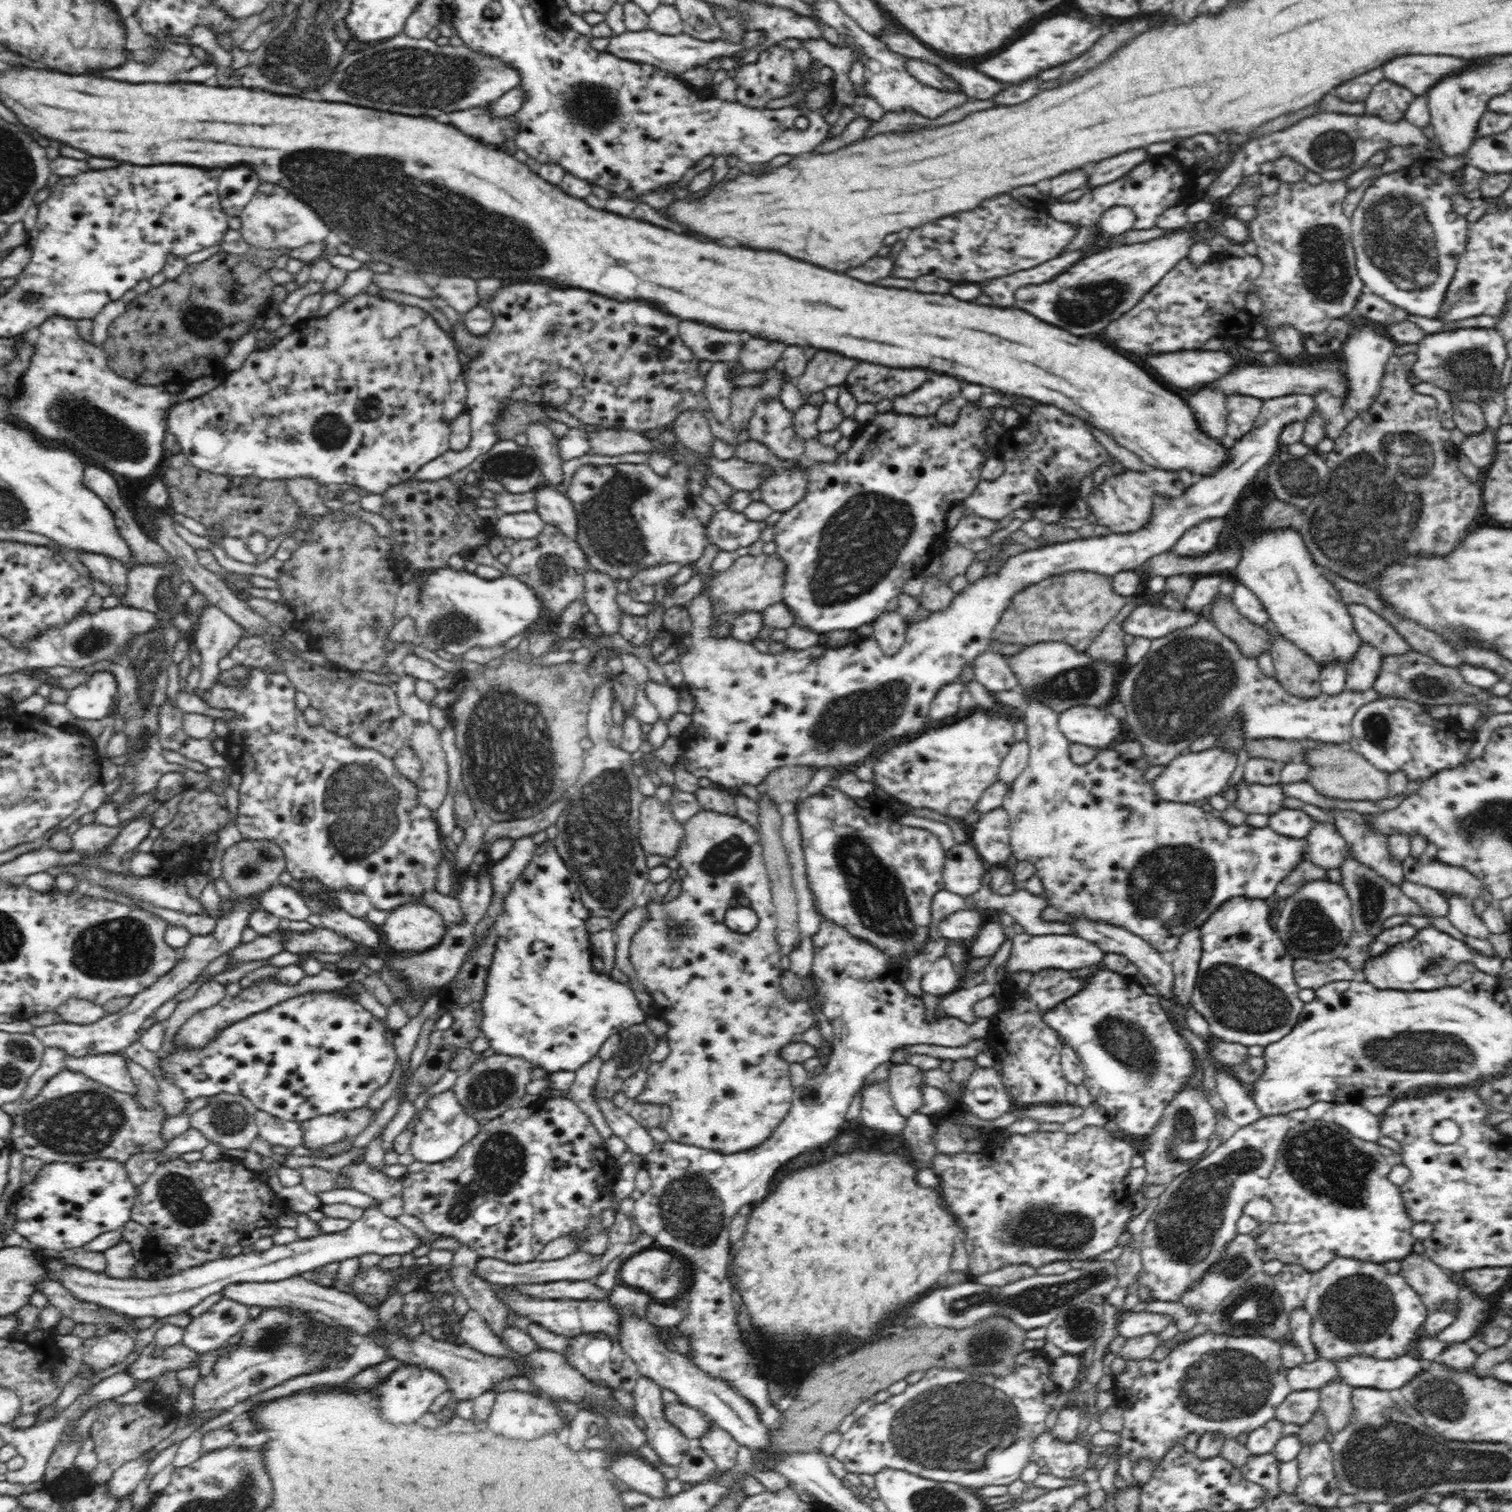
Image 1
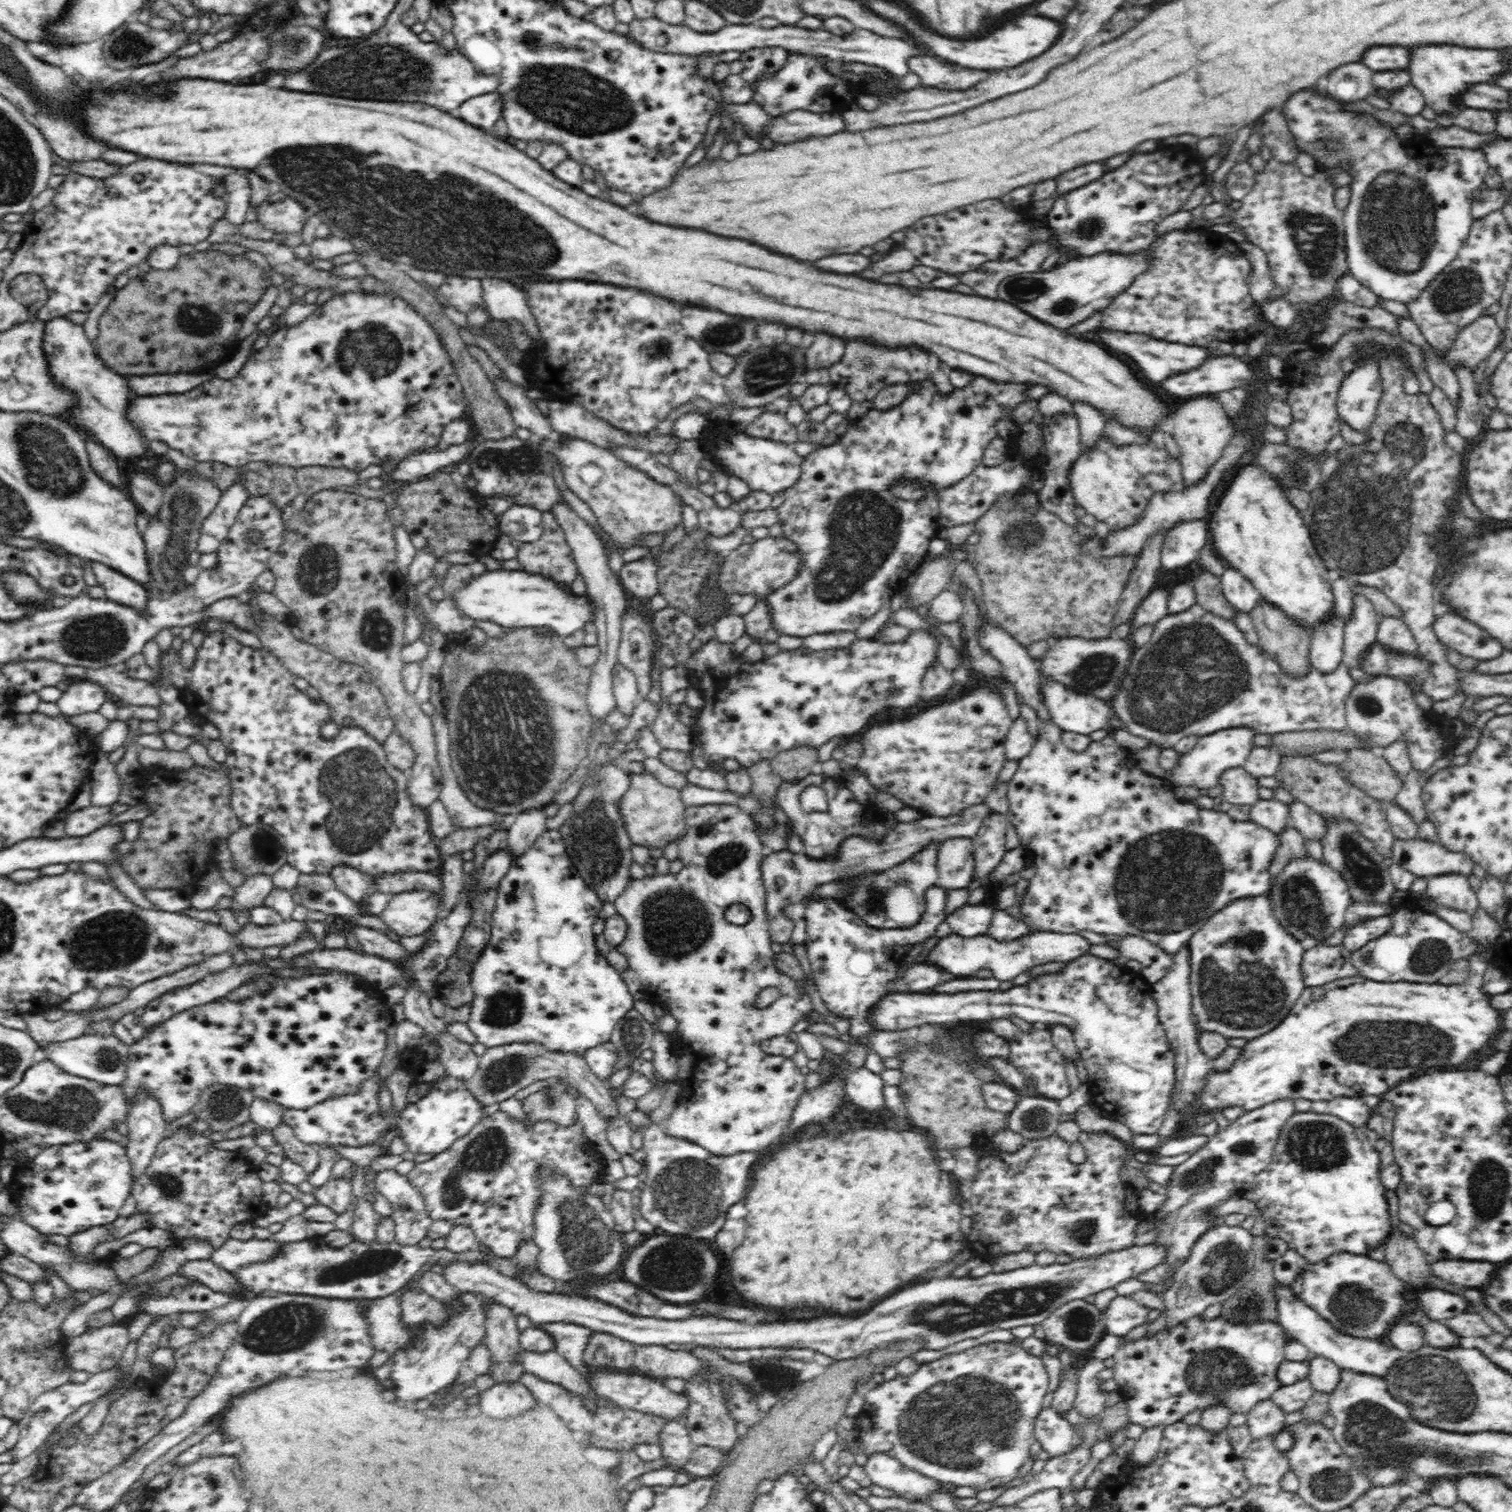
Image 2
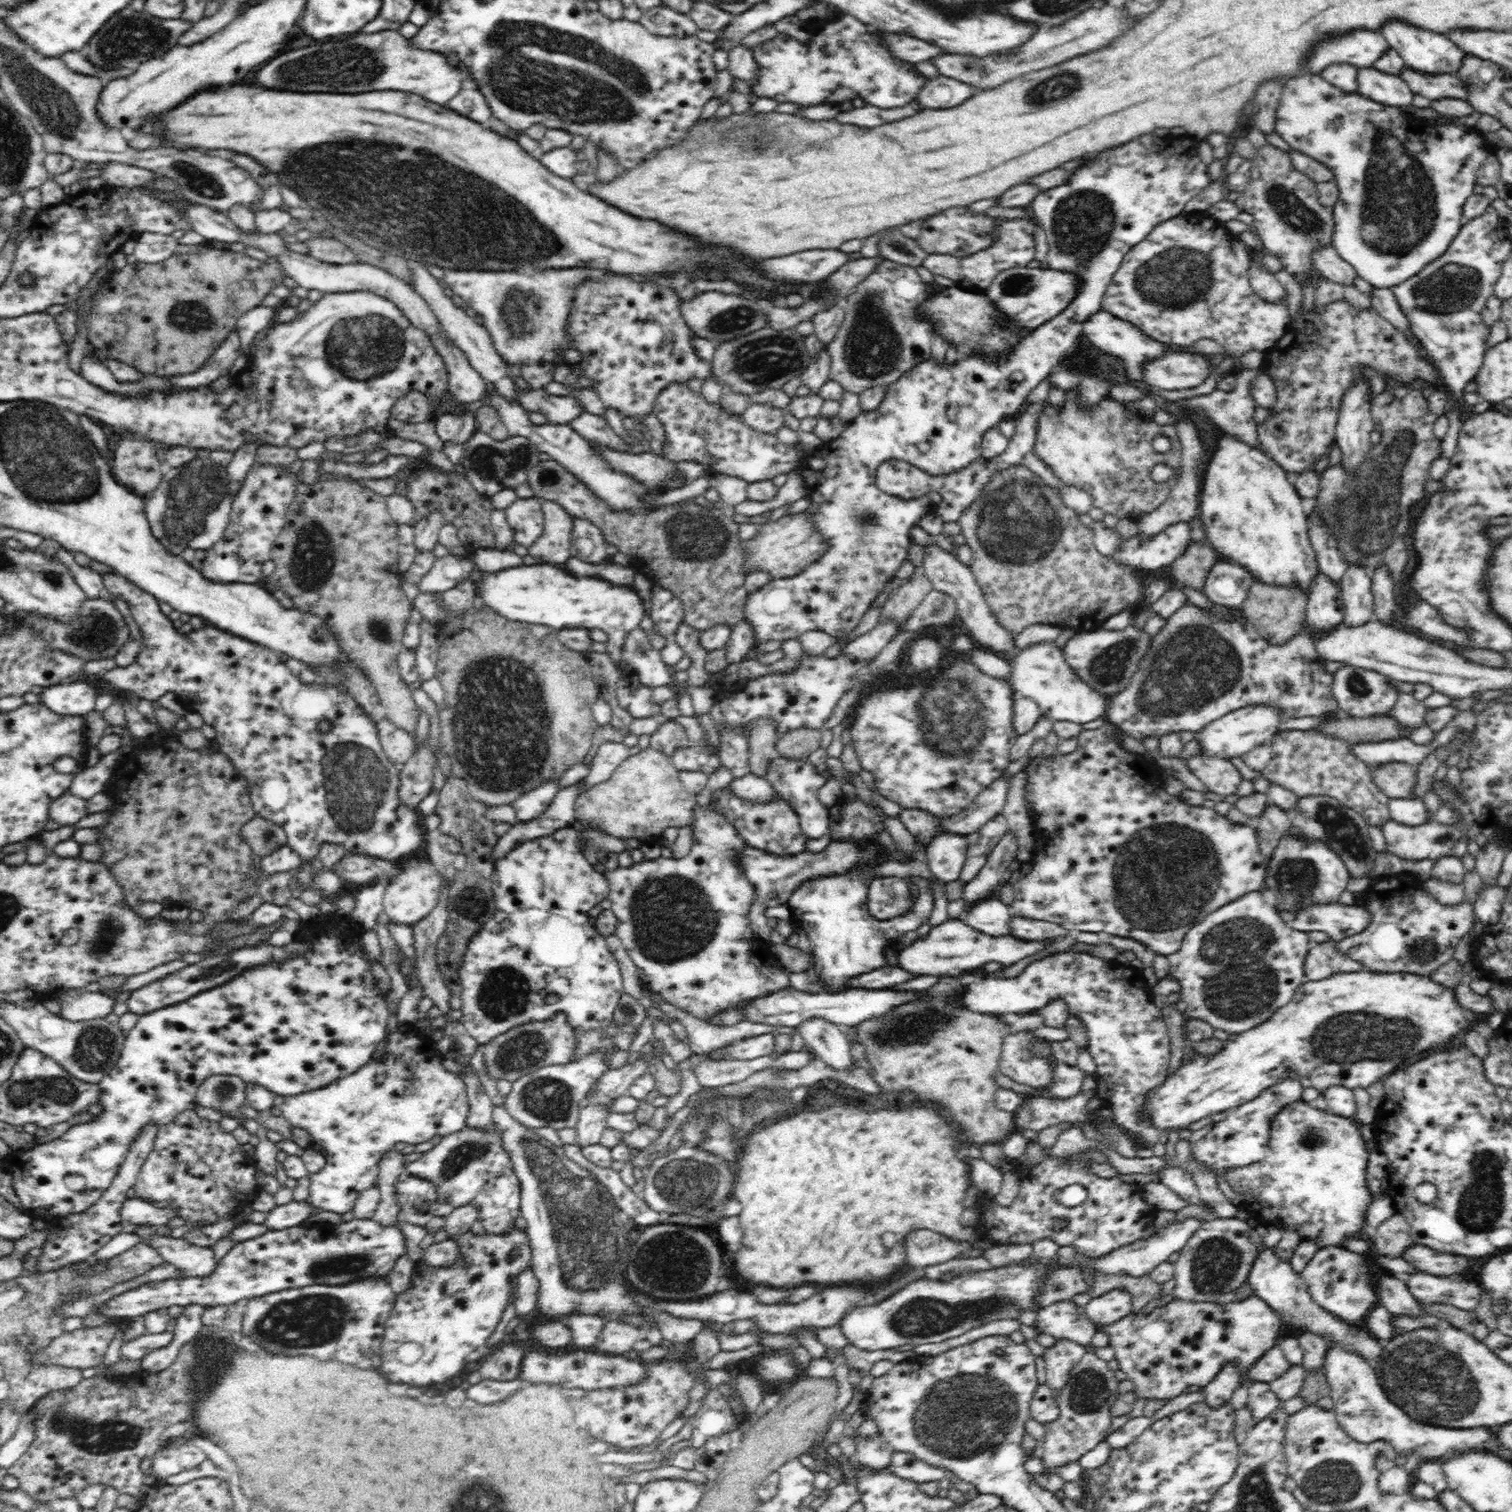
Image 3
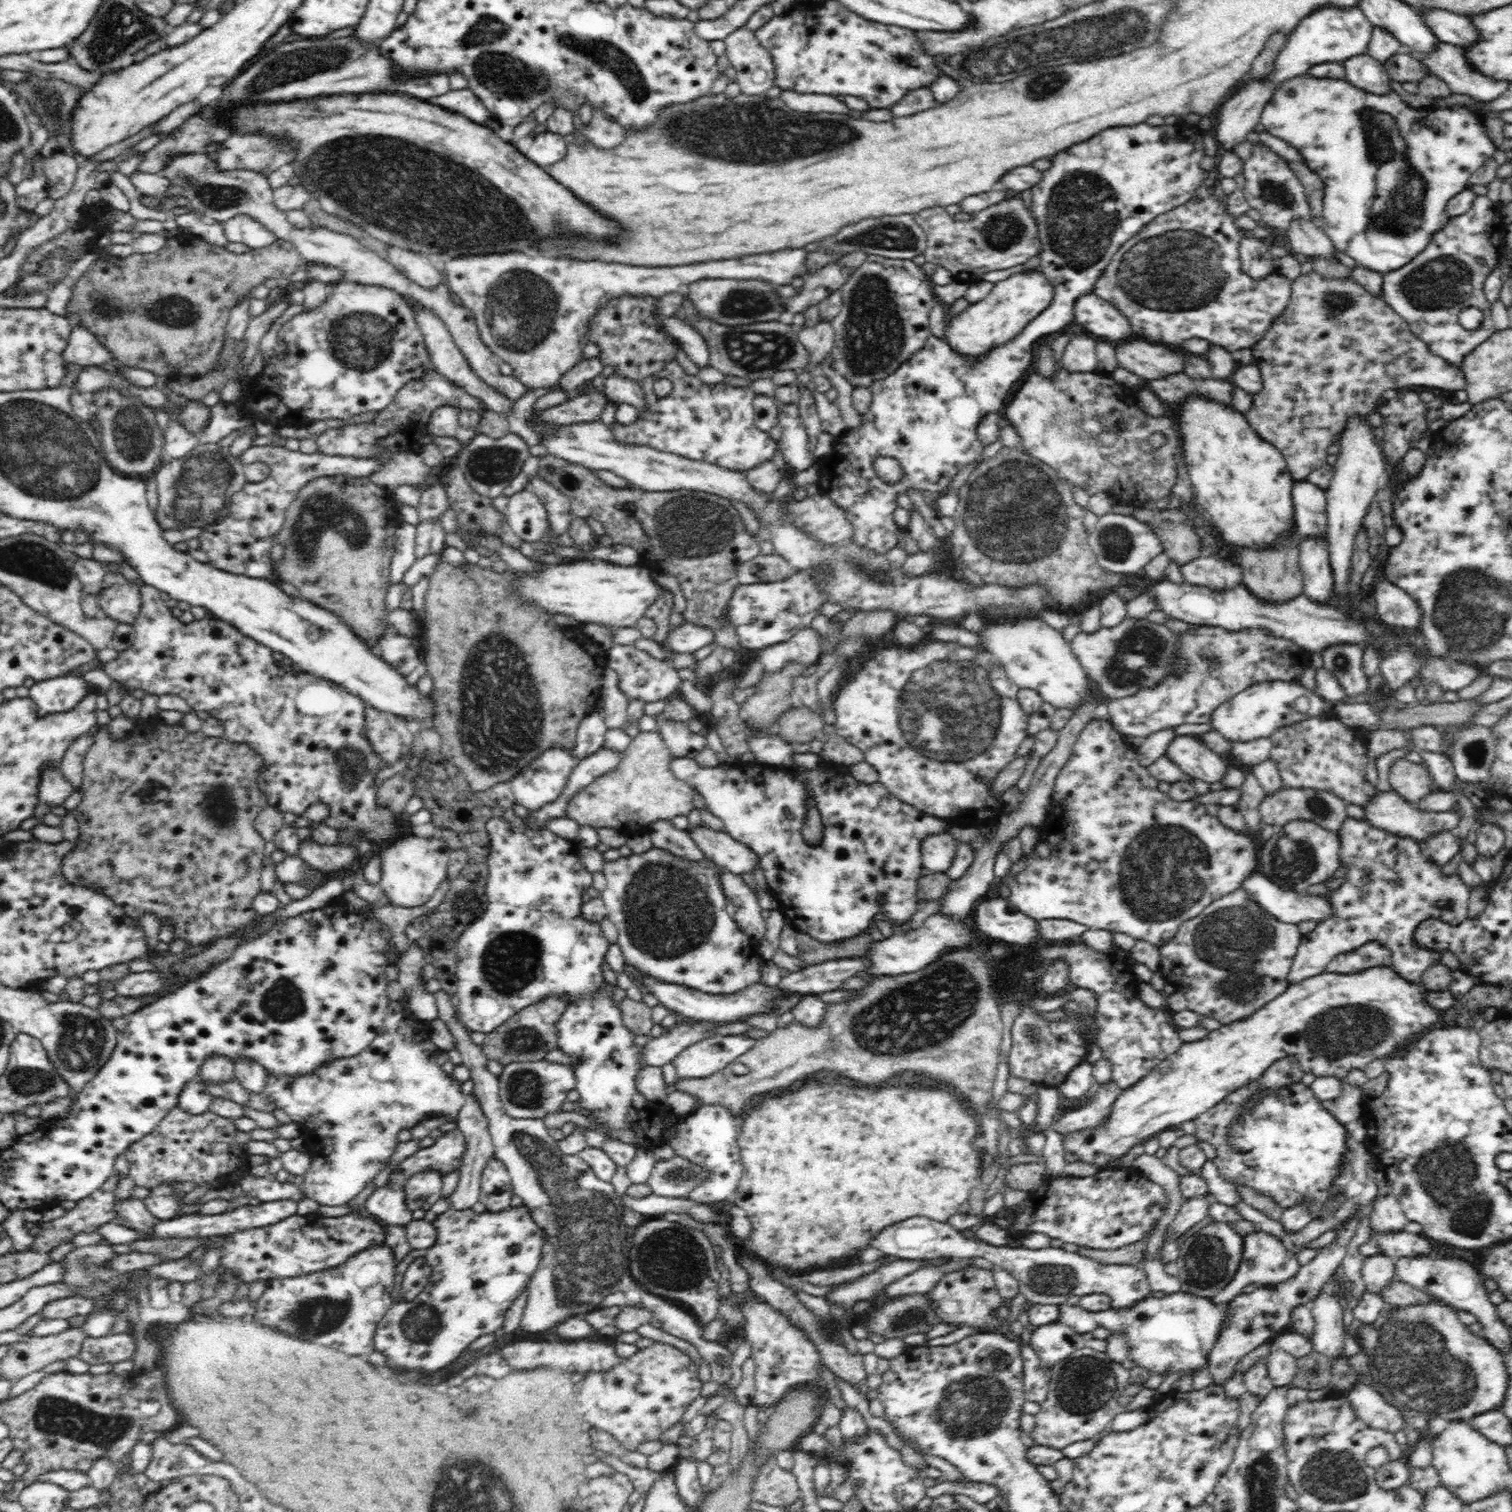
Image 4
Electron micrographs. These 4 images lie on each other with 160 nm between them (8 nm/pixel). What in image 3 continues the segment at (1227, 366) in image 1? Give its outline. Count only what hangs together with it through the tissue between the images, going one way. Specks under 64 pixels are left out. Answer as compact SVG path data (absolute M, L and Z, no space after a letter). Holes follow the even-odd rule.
M1100 308L1100 312L1096 312L1094 316L1090 316L1085 321L1082 332L1088 336L1088 340L1096 348L1100 348L1100 350L1104 350L1108 354L1114 354L1118 358L1122 358L1128 364L1126 374L1128 374L1130 380L1143 380L1142 376L1144 376L1144 372L1142 372L1142 364L1146 364L1150 360L1158 360L1166 352L1172 352L1172 348L1168 344L1152 340L1142 330L1138 330L1136 326L1132 326L1132 323L1116 318L1116 316L1106 312L1103 308Z

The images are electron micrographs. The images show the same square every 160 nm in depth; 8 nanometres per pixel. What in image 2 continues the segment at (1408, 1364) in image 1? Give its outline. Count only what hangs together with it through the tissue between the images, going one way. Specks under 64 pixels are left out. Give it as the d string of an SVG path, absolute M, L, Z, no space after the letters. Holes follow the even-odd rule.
M1276 1282L1274 1284L1274 1297L1278 1301L1278 1323L1285 1329L1288 1339L1304 1344L1312 1356L1327 1358L1327 1360L1334 1362L1341 1371L1352 1371L1384 1379L1394 1364L1406 1354L1386 1341L1368 1340L1367 1338L1342 1334L1327 1320L1321 1318L1313 1308L1310 1308L1302 1297L1296 1299L1292 1295L1290 1286L1280 1286Z

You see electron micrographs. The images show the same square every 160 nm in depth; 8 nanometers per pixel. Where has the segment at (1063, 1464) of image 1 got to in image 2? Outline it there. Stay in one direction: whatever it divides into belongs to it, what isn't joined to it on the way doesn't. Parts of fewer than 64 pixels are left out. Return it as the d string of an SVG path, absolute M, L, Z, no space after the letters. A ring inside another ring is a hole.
M1040 1408L1040 1413L1034 1422L1034 1437L1049 1458L1068 1454L1082 1444L1081 1434L1053 1408Z

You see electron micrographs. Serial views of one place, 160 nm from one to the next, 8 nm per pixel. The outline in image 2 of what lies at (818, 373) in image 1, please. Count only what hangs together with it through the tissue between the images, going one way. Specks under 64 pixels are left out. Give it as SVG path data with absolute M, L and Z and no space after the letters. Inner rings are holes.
M816 334L814 344L804 350L806 370L814 368L830 368L844 354L844 340L828 334Z

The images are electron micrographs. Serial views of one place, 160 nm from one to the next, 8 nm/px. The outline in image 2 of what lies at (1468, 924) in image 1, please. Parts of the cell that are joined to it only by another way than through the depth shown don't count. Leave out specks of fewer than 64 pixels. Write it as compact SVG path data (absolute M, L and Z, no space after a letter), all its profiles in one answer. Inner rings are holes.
M1444 874L1426 878L1426 896L1442 908L1458 910L1474 917L1479 910L1477 894L1472 891L1468 877L1460 874Z

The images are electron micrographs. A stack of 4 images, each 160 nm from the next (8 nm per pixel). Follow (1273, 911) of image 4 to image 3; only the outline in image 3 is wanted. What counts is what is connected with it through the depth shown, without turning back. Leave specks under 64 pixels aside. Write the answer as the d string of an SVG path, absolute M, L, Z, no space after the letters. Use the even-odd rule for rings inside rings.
M1357 904L1317 905L1296 913L1278 911L1278 914L1290 928L1302 932L1320 930L1336 943L1366 930L1373 920L1371 913Z

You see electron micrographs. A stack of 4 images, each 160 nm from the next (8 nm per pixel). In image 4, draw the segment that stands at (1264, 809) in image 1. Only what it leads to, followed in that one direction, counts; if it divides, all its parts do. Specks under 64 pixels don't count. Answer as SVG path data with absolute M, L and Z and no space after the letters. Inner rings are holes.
M1188 735L1176 736L1166 748L1164 756L1193 779L1198 778L1208 784L1220 782L1230 765L1223 756L1214 753L1198 738Z

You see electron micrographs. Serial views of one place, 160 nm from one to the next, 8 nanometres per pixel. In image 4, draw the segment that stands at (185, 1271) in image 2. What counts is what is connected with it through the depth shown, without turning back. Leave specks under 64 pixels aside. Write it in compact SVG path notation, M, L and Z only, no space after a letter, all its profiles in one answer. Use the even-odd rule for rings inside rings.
M128 1198L124 1202L116 1202L116 1222L122 1226L127 1226L140 1234L146 1239L156 1239L154 1226L159 1218L156 1218L148 1209L143 1201L137 1198Z

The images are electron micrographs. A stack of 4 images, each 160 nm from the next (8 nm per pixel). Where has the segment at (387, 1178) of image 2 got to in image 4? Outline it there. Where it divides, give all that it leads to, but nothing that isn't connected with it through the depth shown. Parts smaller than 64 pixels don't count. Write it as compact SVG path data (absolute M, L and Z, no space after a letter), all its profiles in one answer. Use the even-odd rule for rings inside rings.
M436 1170L422 1171L408 1178L402 1187L408 1210L430 1210L441 1197L442 1178Z

